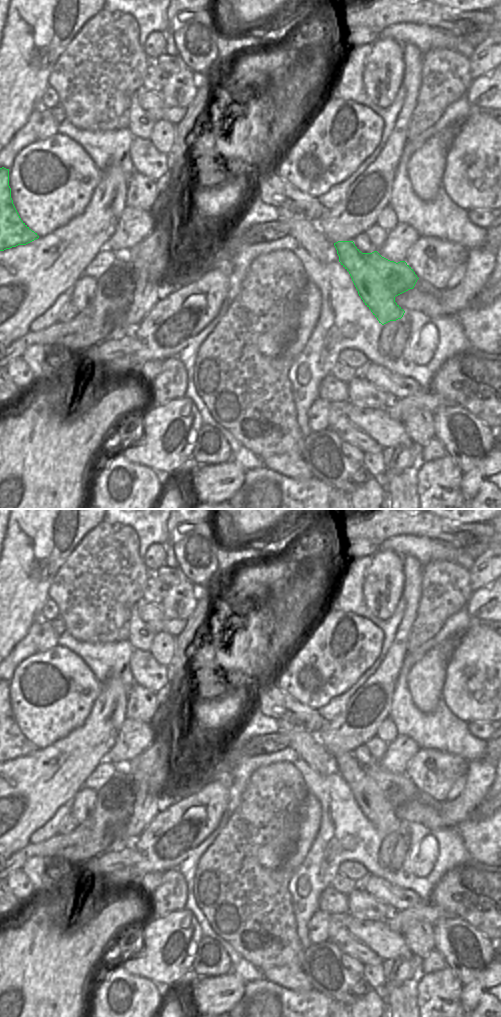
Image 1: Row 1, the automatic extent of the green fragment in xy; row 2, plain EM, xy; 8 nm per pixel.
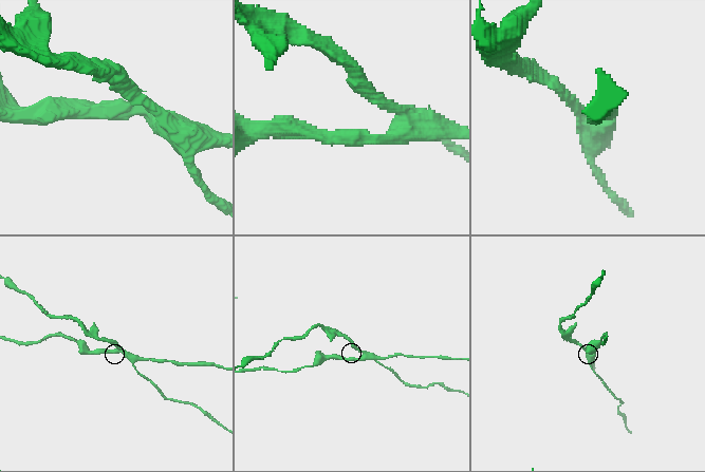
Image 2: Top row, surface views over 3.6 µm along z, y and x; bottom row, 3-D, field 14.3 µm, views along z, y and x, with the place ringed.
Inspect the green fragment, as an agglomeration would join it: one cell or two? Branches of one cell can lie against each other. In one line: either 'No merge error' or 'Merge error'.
Merge error.

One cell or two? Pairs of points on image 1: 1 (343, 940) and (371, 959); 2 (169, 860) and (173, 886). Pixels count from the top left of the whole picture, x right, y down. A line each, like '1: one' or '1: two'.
1: one
2: two

